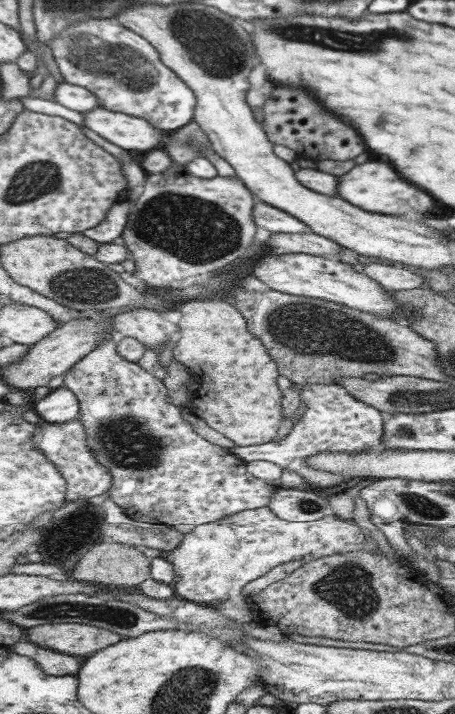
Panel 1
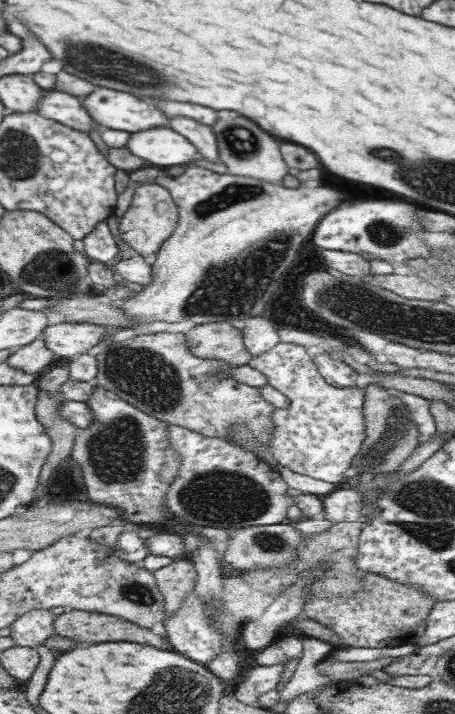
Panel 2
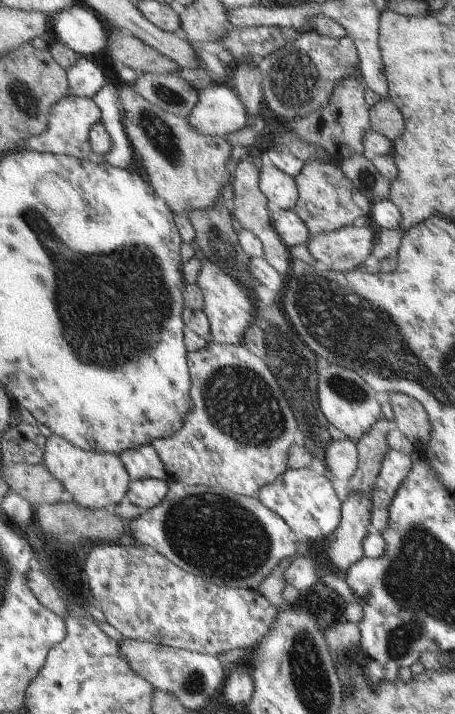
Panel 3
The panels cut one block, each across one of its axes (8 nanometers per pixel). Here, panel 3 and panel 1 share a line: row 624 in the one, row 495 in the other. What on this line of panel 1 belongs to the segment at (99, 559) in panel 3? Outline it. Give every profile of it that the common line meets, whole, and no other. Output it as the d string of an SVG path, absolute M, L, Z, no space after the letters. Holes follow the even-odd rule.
M115 332L106 334L106 339L103 339L100 344L96 344L93 350L79 363L77 363L71 370L65 373L65 387L70 388L79 398L81 410L81 422L85 429L88 430L88 443L93 449L96 461L103 465L110 474L112 483L109 487L108 494L110 499L123 510L127 518L136 520L137 522L149 522L149 524L164 524L168 527L179 526L179 524L191 524L197 526L205 524L206 522L219 521L220 518L228 517L229 515L240 513L242 510L253 510L261 507L267 507L271 500L274 487L270 483L262 481L260 478L255 478L247 471L247 465L244 461L235 458L229 454L225 448L213 445L199 437L197 433L193 432L191 426L183 421L179 414L179 407L173 405L168 401L168 391L161 379L155 378L149 374L145 369L142 369L137 363L129 362L127 359L121 357L117 352Z

